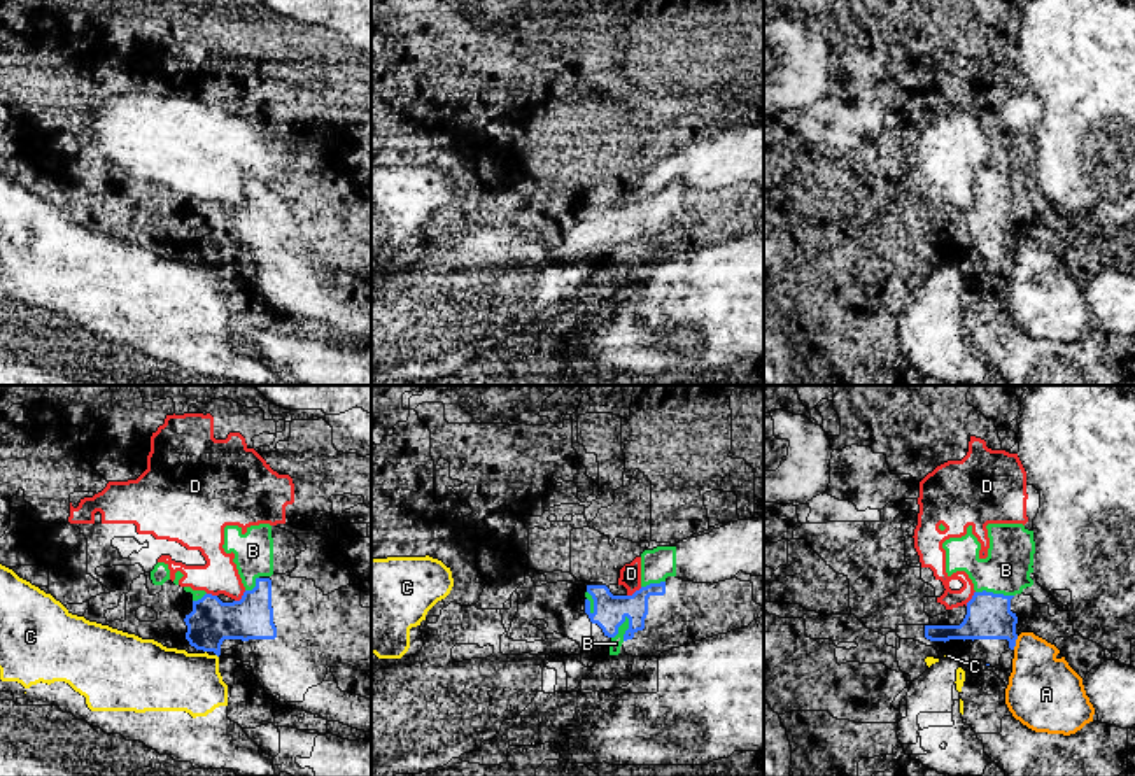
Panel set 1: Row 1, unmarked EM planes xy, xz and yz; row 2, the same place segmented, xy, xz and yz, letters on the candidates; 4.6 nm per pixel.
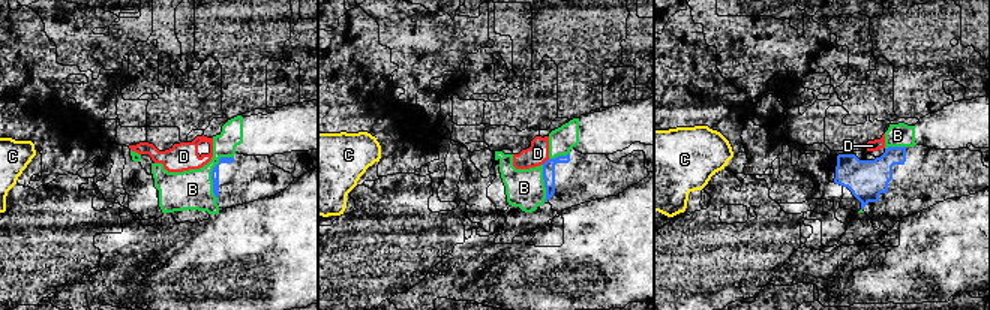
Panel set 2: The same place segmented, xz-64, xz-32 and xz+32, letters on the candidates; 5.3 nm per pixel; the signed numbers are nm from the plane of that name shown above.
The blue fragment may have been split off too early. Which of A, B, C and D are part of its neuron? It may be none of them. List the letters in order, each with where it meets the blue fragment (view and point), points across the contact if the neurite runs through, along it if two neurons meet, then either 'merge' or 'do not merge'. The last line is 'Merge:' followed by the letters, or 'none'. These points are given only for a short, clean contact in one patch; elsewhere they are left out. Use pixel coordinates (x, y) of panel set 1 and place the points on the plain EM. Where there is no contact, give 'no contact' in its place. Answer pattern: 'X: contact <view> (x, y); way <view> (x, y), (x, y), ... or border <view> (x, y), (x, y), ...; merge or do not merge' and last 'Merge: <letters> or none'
A: contact yz (1015, 251); border yz (1018, 244), (1013, 256); do not merge
B: contact xz (619, 233); merge
C: no contact; do not merge
D: contact xy (242, 205); border xy (246, 198), (235, 209); do not merge
Merge: B

